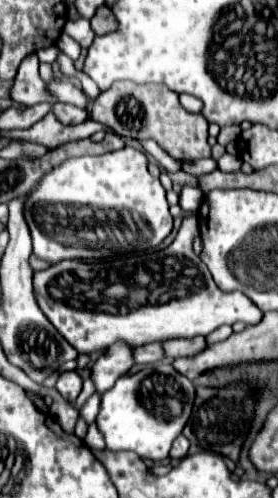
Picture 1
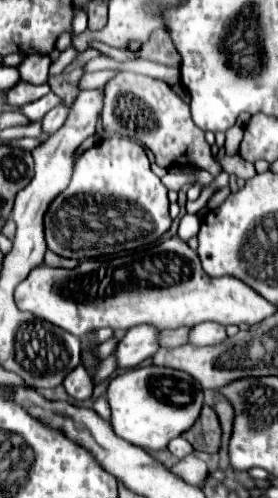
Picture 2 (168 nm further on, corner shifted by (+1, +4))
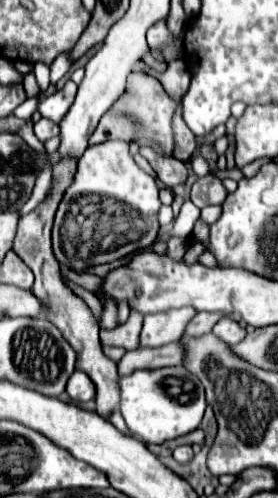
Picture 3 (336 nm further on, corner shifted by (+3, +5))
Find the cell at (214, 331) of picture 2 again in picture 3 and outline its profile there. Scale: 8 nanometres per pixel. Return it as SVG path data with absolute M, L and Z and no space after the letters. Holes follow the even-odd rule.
M222 319L220 323L214 325L212 333L214 333L216 337L220 337L222 341L226 341L228 345L234 345L234 343L240 343L240 341L246 337L246 327L242 327L238 321Z

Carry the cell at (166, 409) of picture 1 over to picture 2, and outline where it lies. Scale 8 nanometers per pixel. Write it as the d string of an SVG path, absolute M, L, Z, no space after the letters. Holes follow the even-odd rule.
M140 366L110 380L106 400L110 404L110 424L116 436L144 450L164 450L168 440L186 432L204 404L200 384L186 372L162 366Z

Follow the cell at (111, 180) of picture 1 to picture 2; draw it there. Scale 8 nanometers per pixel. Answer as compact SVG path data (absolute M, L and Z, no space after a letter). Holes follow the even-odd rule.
M122 136L104 138L86 150L74 166L68 188L52 200L44 214L48 248L74 260L98 258L152 244L170 224L166 186L150 170L146 150L138 142Z

